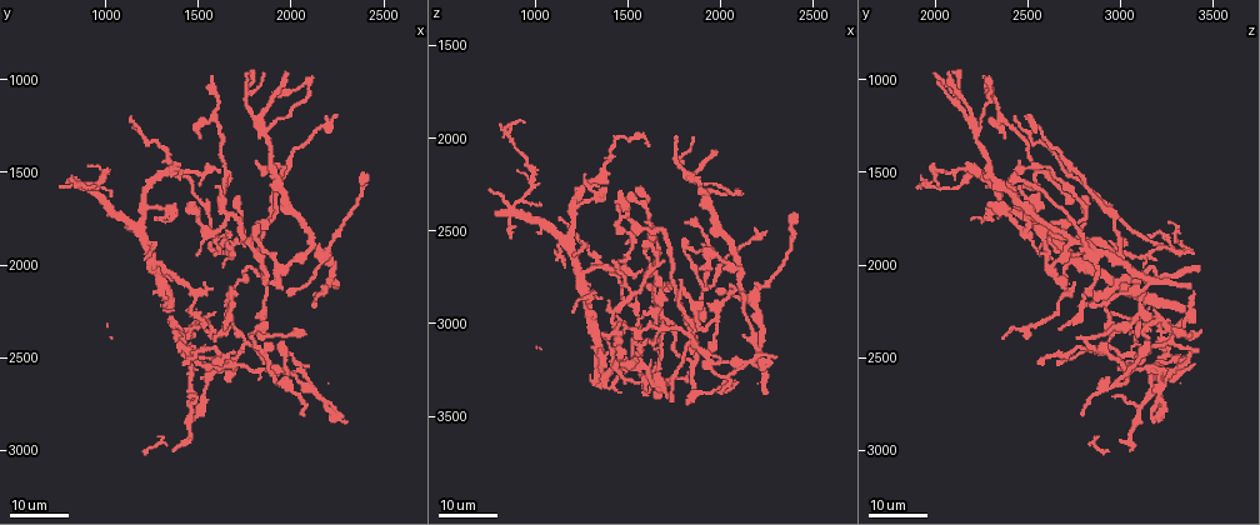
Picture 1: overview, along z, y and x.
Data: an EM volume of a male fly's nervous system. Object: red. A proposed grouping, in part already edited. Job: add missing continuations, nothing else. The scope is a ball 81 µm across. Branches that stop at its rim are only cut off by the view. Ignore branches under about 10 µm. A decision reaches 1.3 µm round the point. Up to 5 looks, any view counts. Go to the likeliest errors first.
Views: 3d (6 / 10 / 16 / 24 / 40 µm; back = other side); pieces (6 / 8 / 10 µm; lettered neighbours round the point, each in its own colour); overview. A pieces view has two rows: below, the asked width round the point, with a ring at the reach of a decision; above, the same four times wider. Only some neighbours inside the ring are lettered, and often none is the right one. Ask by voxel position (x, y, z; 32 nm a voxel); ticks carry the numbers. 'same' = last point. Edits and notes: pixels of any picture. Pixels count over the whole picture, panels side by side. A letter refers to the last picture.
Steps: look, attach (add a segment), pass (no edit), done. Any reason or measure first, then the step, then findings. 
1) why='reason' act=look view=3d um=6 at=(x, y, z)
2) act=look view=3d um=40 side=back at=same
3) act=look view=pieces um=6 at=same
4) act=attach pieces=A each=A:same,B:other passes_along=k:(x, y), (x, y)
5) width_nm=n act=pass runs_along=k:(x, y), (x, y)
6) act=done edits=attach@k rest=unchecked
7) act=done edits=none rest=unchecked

why='thin end' act=look view=3d um=24 at=(1820, 1440, 2460)

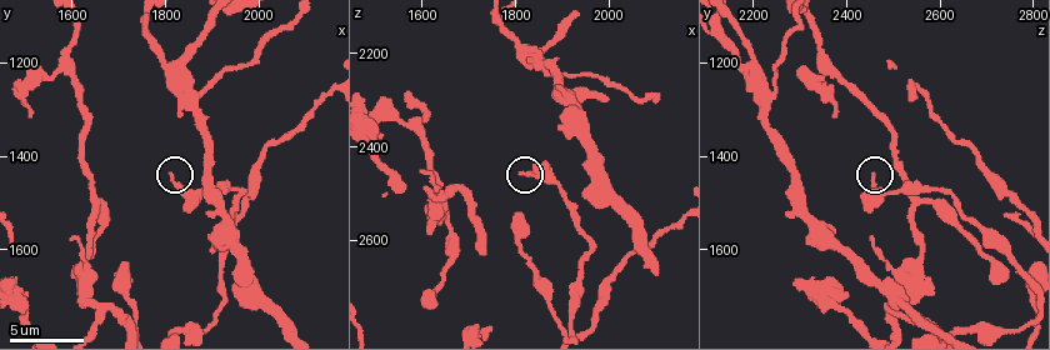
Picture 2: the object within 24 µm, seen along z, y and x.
act=look view=pieces um=6 at=(1810, 1445, 2455)

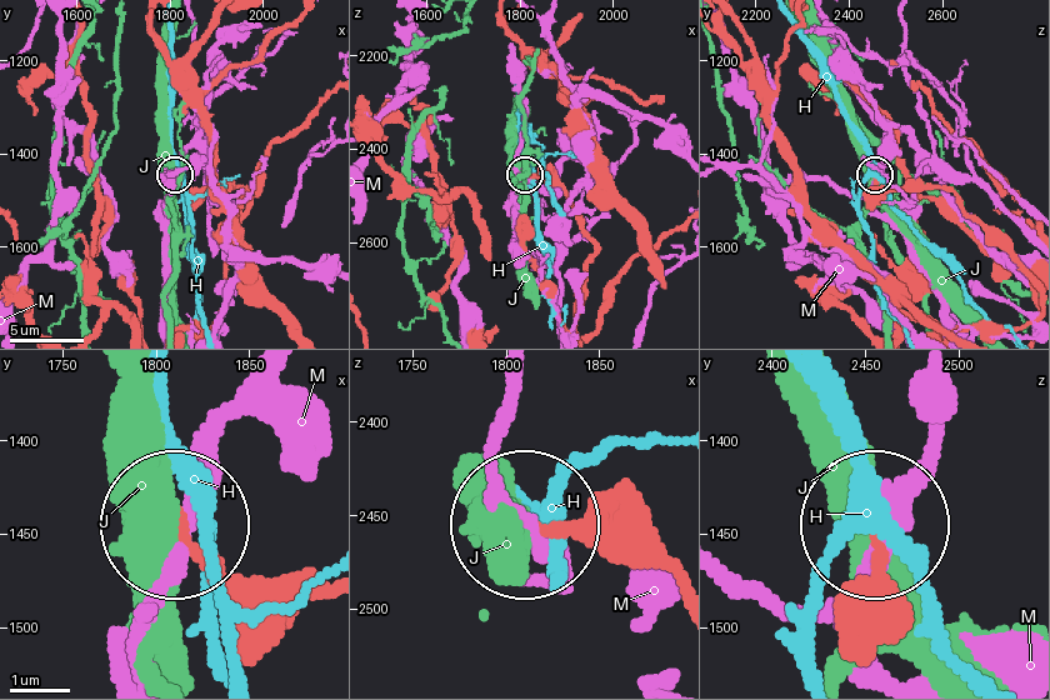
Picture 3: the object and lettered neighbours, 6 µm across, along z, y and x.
act=pass each=H:other,J:other,M:other found='none of them fits'

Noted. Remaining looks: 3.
why='an open end' act=look view=3d um=16 at=(1660, 1840, 3140)

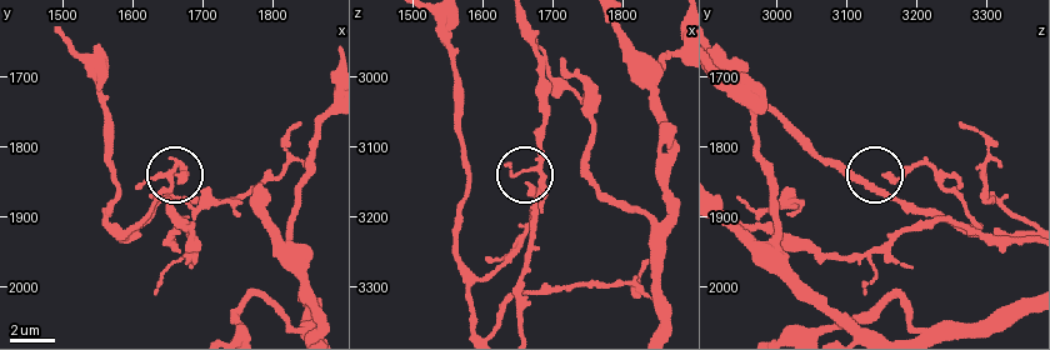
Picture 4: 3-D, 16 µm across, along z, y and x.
act=look view=pieces um=8 at=(1665, 1840, 3160)

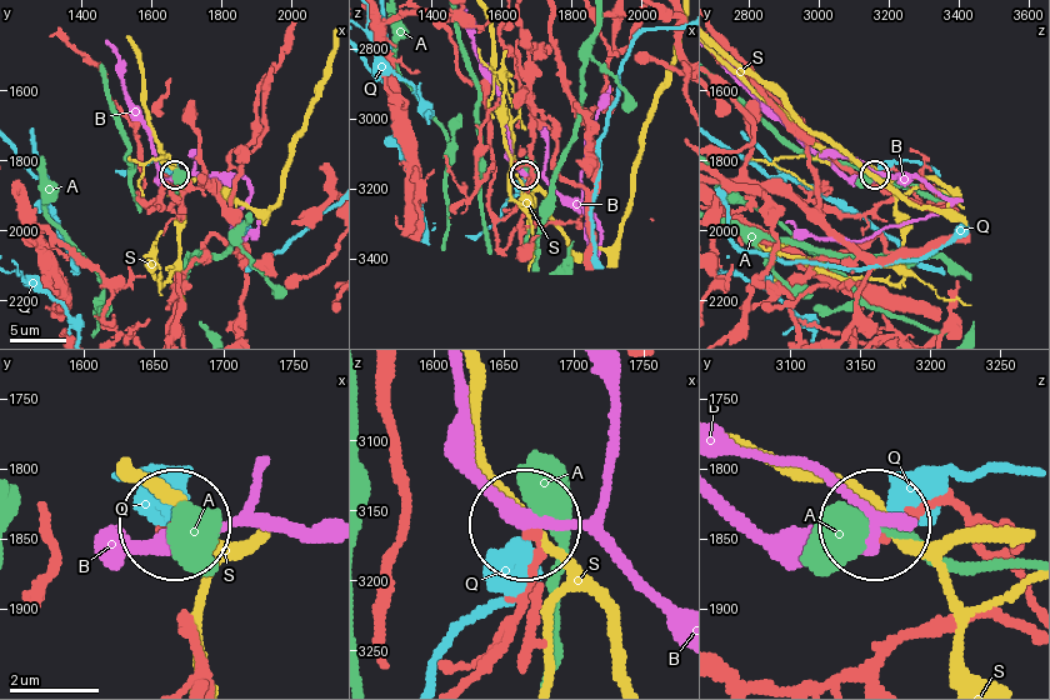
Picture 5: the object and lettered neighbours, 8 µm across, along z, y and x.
width_nm=240 act=pass each=A:other,B:other,Q:other,S:other runs_along=5:(470, 675), (515, 628), (530, 534) found='no lettered segment goes on from it'

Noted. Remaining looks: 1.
act=done edits=none rest=unchecked

